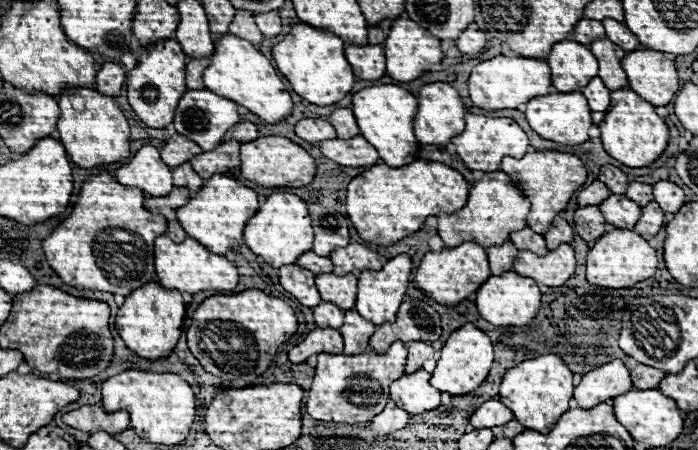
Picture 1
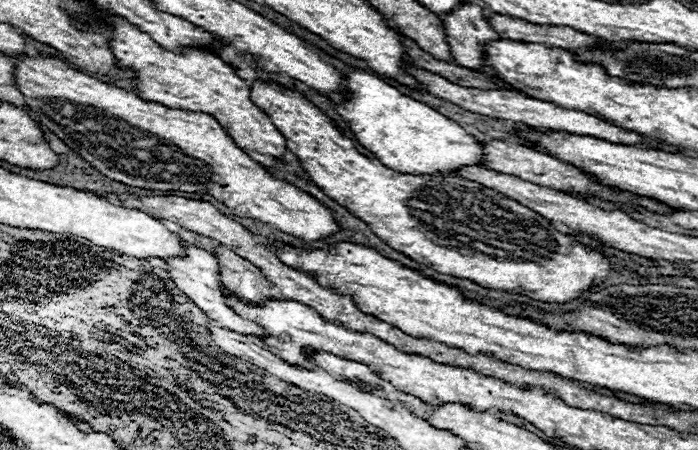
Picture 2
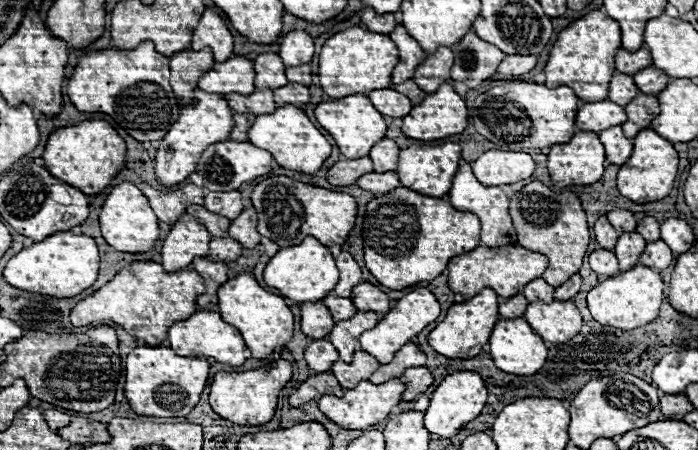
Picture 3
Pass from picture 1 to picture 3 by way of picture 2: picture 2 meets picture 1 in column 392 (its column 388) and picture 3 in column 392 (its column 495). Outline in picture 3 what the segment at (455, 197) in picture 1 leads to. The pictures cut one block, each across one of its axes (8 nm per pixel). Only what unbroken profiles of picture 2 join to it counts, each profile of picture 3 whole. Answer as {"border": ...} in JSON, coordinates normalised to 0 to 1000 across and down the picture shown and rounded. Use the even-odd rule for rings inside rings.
{"border":[[[567,418],[564,427],[553,427],[553,436],[542,436],[524,458],[521,502],[521,582],[533,613],[559,644],[576,644],[590,631],[619,622],[633,609],[645,573],[673,560],[688,542],[688,489],[676,471],[659,471],[636,440],[622,444],[616,436],[599,436],[599,427],[587,427],[585,418]]]}

